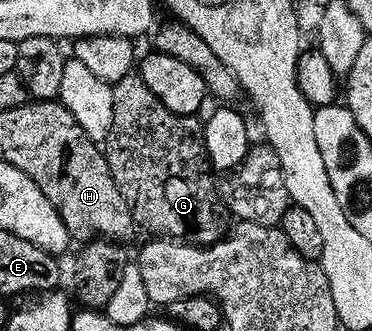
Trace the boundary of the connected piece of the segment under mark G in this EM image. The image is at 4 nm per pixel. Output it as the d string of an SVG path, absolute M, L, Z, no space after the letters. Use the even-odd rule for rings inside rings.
M141 73L124 76L124 80L113 83L113 88L114 123L104 153L116 180L116 188L120 188L120 196L124 196L126 209L134 217L135 223L141 229L143 226L150 236L165 236L195 246L211 246L221 242L231 225L231 215L228 210L226 215L226 210L218 199L218 186L214 183L210 153L206 150L205 125L196 116L189 118L168 112L168 108L156 100L152 88L144 84Z

